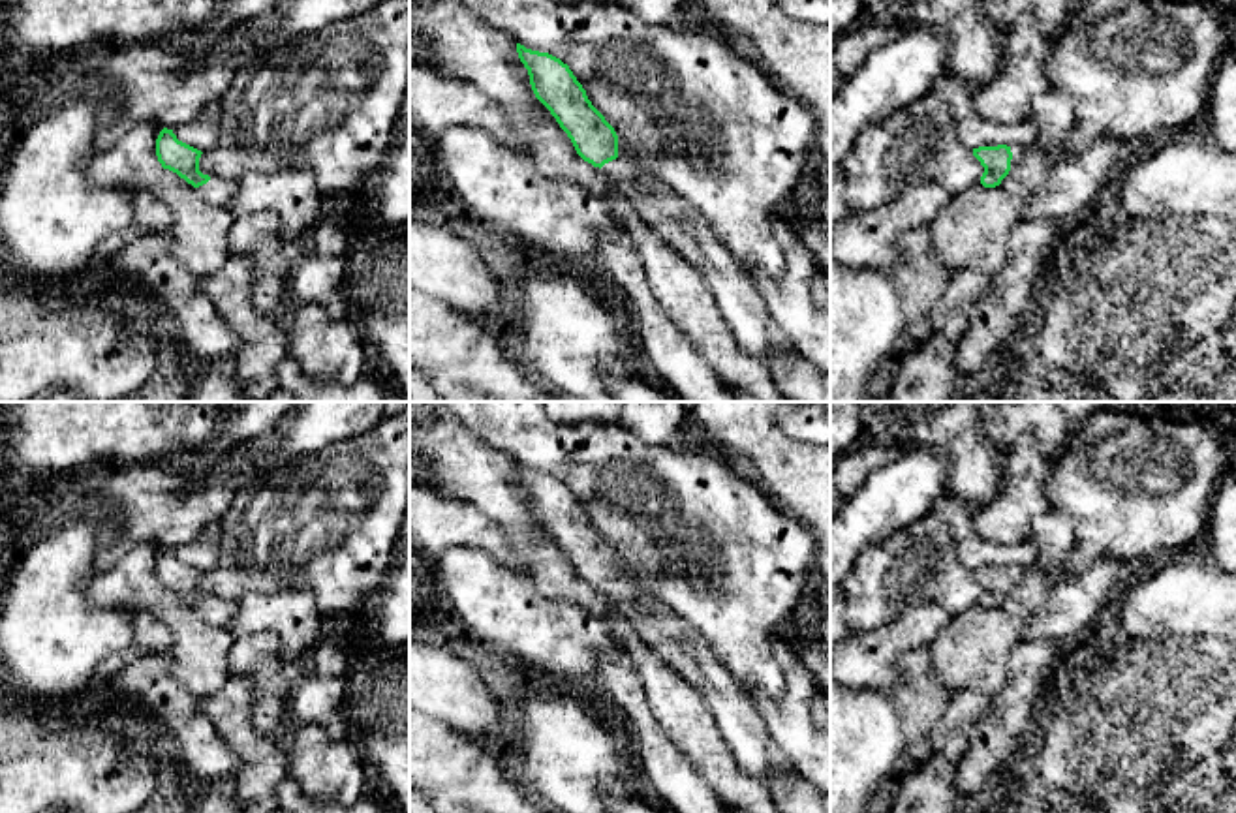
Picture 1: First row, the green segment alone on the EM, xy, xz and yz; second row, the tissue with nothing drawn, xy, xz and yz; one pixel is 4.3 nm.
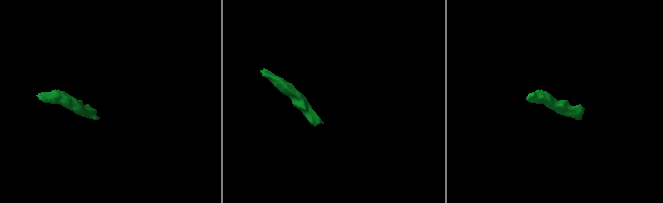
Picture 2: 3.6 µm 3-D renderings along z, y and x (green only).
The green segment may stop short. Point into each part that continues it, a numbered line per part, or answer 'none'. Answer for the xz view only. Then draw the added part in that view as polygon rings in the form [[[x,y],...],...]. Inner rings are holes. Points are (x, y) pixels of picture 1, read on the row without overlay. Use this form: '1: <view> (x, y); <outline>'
1: xz (620, 590); [[[616,578],[616,580],[609,582],[609,584],[605,584],[601,588],[601,591],[609,599],[635,603],[641,608],[639,595],[637,595],[637,586],[627,582],[627,580]]]

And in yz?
1: yz (1019, 573); [[[1012,565],[1011,573],[1012,573],[1011,590],[1016,590],[1026,584],[1027,569],[1024,569],[1020,565]]]

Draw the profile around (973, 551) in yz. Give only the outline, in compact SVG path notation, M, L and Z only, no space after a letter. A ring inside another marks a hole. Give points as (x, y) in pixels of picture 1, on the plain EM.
M952 494L939 498L928 511L928 522L934 528L947 526L956 558L969 569L1020 565L1029 569L1039 560L1039 550L1029 543L994 543L982 539L973 529L973 509Z

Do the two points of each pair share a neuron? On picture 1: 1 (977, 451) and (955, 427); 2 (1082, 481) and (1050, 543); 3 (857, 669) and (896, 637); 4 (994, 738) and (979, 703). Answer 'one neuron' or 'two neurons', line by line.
1: one neuron
2: two neurons
3: one neuron
4: two neurons

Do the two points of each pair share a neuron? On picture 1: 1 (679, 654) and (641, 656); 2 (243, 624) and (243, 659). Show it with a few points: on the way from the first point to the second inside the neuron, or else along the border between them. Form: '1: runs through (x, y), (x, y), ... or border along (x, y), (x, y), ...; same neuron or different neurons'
1: border along (630, 622), (692, 684); different neurons
2: border along (235, 635), (273, 631), (280, 641), (280, 658); different neurons

